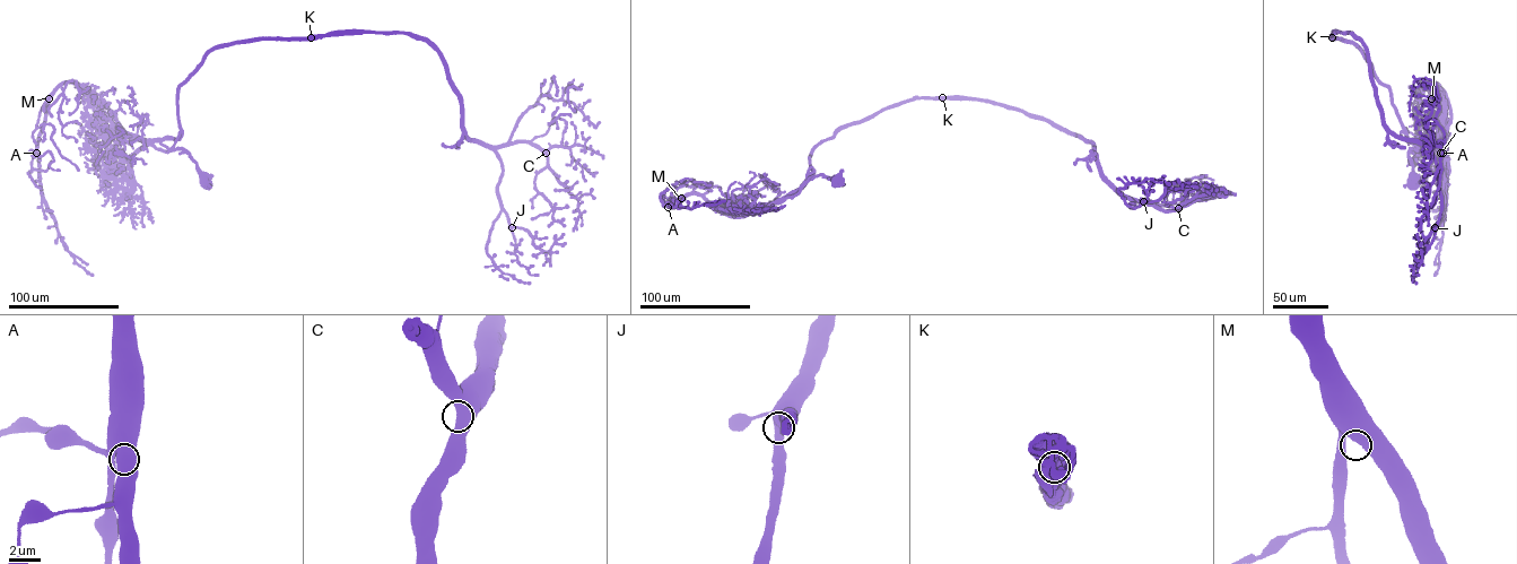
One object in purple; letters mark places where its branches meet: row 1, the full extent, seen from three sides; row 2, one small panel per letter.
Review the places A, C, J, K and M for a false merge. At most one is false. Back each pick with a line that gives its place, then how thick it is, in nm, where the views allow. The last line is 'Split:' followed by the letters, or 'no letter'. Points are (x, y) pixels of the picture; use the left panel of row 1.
K: (311, 37) | 1350 nm
Split: K

